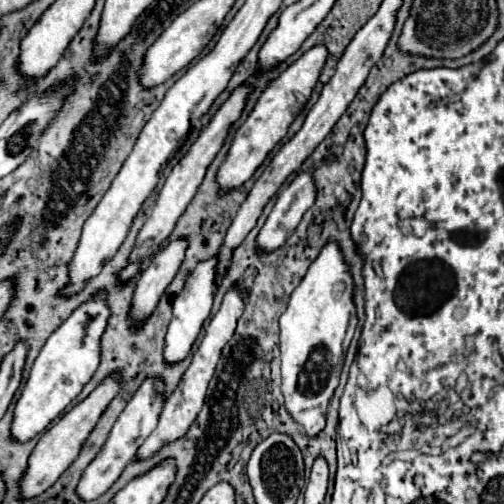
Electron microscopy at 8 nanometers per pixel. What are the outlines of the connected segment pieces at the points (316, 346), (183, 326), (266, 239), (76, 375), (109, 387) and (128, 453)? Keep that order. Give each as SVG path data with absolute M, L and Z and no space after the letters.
M327 243L319 257L311 263L307 275L301 279L301 283L291 293L291 305L285 309L285 313L279 317L279 329L281 329L281 393L285 397L285 409L293 417L297 425L301 425L303 433L309 439L315 439L327 419L327 407L331 403L331 397L339 385L341 367L345 361L345 353L349 349L349 343L353 339L355 327L357 327L357 315L353 305L353 279L349 275L349 267L343 261L343 253L337 243Z
M215 257L205 261L205 263L199 263L197 269L189 275L181 295L173 303L173 319L169 323L169 329L167 329L167 335L165 335L165 349L163 349L163 357L165 357L165 361L169 365L171 363L179 363L179 361L183 361L189 355L189 351L191 351L191 347L193 347L193 343L195 343L195 339L197 339L197 335L201 331L203 321L211 313L213 293L217 291L217 285L215 285L215 263L217 263Z
M297 173L289 187L277 197L273 211L255 239L259 253L271 253L279 249L299 225L303 213L313 205L313 199L315 191L311 173Z
M99 293L89 303L73 311L73 315L47 339L41 353L37 355L31 373L25 381L21 397L13 411L11 437L13 441L25 443L37 437L47 425L63 413L63 409L81 393L83 385L91 379L99 363L99 343L109 319L109 307L105 307L105 295Z
M109 379L109 383L101 383L101 387L97 387L97 391L93 391L85 401L77 403L49 431L45 431L41 435L39 443L35 445L35 449L27 461L25 473L19 479L21 499L33 499L33 497L41 495L73 463L73 459L77 457L77 451L81 451L81 443L87 439L89 431L93 431L93 427L97 425L97 419L101 417L101 413L109 405L109 399L113 399L113 395L117 395L117 387L119 387L119 383L113 383L113 379Z
M145 379L145 383L137 389L137 395L133 395L133 399L127 403L127 407L123 409L123 413L119 415L119 419L115 421L103 449L99 451L99 455L87 465L87 469L83 471L79 483L77 483L77 497L81 501L93 501L97 497L101 497L121 475L121 471L131 463L137 447L153 433L153 429L157 427L157 419L161 415L161 407L163 407L163 391L165 385L159 379Z

